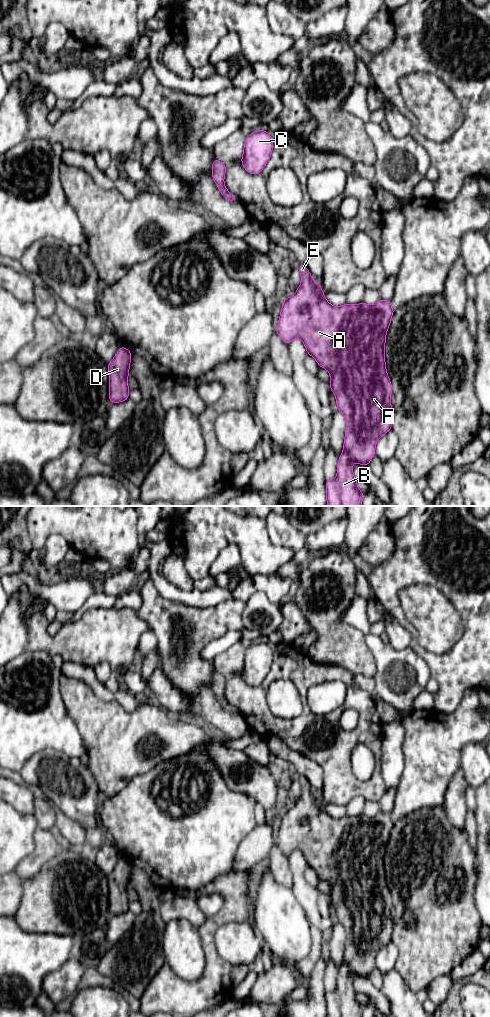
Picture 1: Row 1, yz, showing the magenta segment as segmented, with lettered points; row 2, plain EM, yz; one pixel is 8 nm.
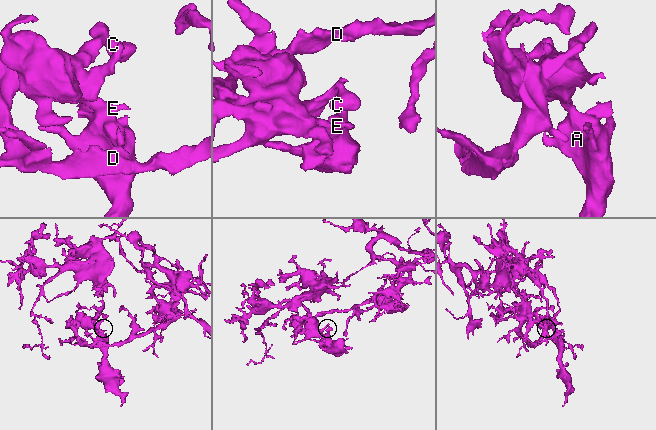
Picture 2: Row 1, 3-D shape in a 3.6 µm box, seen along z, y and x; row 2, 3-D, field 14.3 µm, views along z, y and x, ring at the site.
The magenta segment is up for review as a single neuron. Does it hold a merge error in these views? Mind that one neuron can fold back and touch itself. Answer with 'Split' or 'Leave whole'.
Leave whole

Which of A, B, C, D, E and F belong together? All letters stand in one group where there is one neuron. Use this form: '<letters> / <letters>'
A B C D E F

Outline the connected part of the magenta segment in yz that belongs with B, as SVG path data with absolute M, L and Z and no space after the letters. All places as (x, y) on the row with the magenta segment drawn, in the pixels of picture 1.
M304 264L298 265L301 284L296 293L282 302L281 313L276 332L286 345L299 338L303 341L307 354L311 355L318 366L325 368L330 374L330 388L335 395L337 410L340 411L346 421L344 445L341 456L338 458L337 475L333 480L326 480L327 506L362 506L364 497L358 487L358 481L354 478L352 463L368 466L375 456L375 446L378 439L387 434L392 428L394 417L393 407L390 403L392 385L389 379L385 363L386 334L390 326L394 309L391 301L380 299L374 305L364 302L360 304L344 304L335 307L325 298L320 284L317 284L310 271Z

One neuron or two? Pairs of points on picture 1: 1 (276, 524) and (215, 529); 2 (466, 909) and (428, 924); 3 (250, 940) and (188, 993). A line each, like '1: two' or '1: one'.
1: two
2: one
3: two

